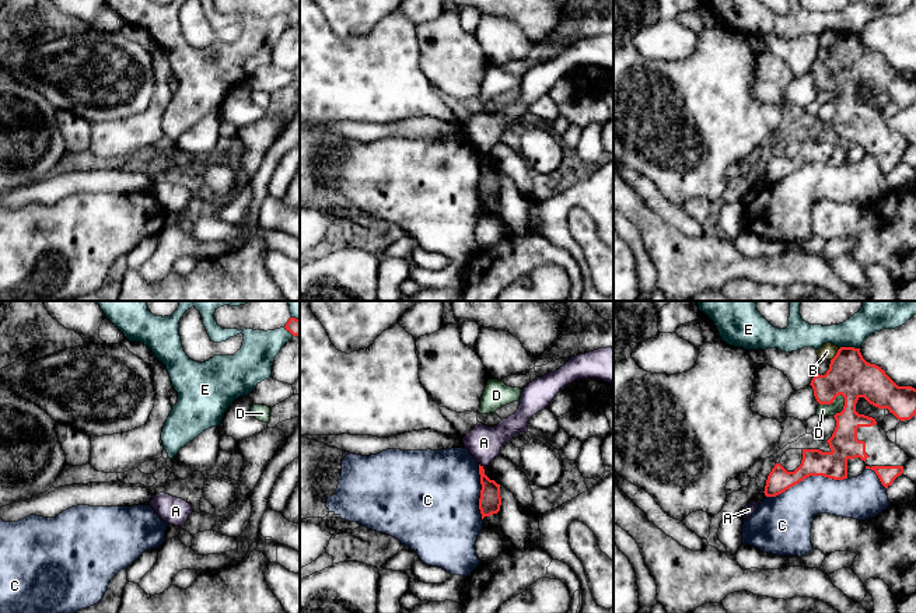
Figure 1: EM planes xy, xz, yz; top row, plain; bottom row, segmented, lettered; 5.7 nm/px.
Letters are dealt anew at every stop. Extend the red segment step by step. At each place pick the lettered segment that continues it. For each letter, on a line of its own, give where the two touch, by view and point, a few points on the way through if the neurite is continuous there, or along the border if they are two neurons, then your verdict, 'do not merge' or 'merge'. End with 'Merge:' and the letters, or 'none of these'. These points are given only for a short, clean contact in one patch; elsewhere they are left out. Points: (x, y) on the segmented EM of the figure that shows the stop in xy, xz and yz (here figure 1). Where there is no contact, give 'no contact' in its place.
A: contact xz (482, 466); border xz (479, 463), (483, 466); do not merge
B: contact yz (836, 354); do not merge
C: contact yz (806, 477); do not merge
D: contact yz (832, 400); do not merge
E: contact yz (849, 347); do not merge
Merge: none of these

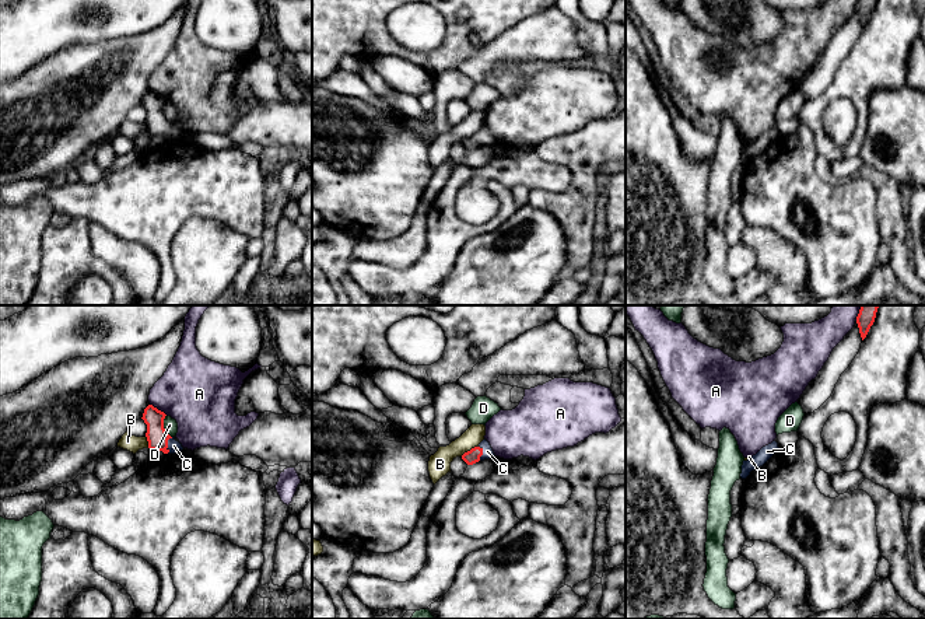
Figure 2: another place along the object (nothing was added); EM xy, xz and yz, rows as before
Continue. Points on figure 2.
A: contact xy (157, 409); do not merge
B: contact xz (470, 450); do not merge
C: contact xy (167, 444); way xy (157, 437), (167, 444), (174, 446); merge
D: contact xy (163, 426); do not merge
Merge: C

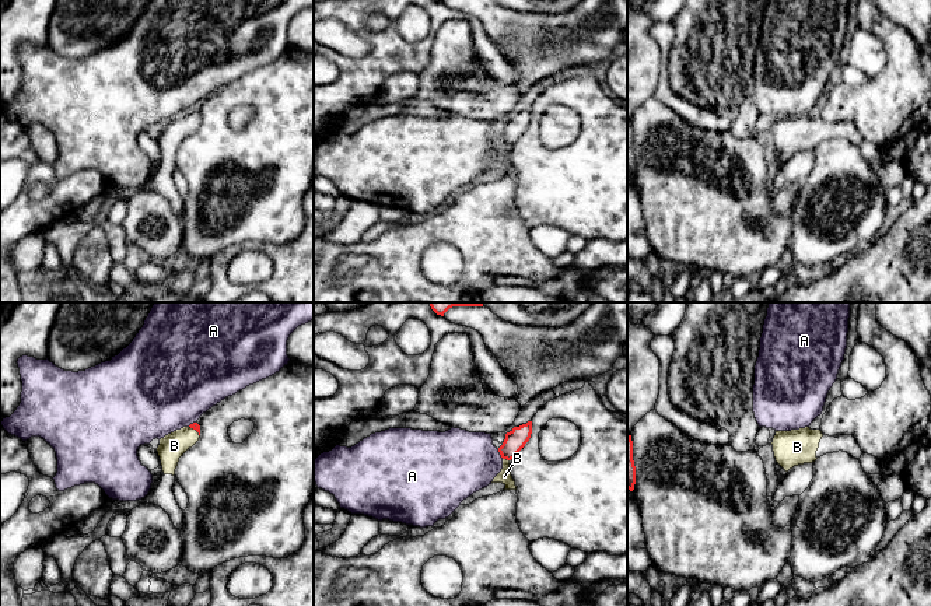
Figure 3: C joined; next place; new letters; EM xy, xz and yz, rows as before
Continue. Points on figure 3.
A: contact xz (500, 454); do not merge
B: contact xz (506, 458); way xz (515, 440), (506, 458), (504, 476); merge
Merge: B

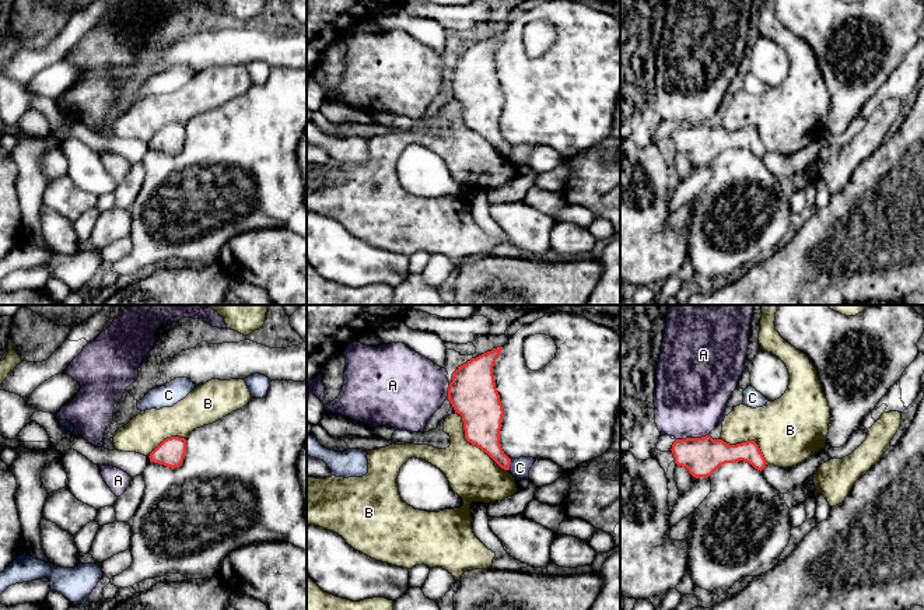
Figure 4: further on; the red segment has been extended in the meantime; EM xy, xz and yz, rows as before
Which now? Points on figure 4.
A: contact yz (692, 438); do not merge
B: contact xz (472, 444); border xz (455, 412), (461, 416), (464, 437), (507, 470); do not merge
C: contact xz (510, 463); do not merge
Merge: none of these

